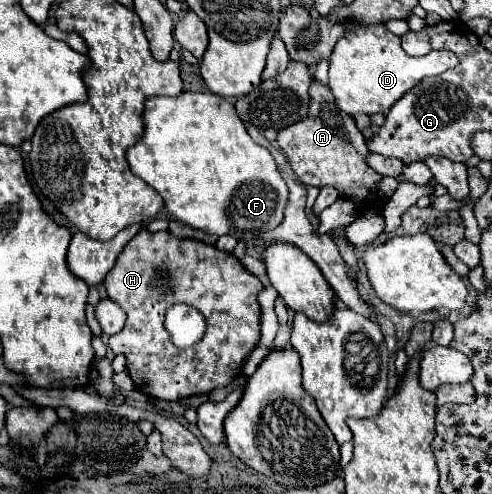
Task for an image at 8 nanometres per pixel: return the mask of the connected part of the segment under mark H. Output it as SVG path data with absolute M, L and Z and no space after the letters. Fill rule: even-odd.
M141 229L119 253L115 267L105 277L105 287L109 299L117 301L127 313L125 327L117 335L109 337L109 349L127 357L127 371L133 375L137 391L145 395L163 401L177 401L227 387L241 375L245 359L261 339L261 307L257 303L257 295L263 291L263 283L251 275L233 253L219 251L217 247L205 245L197 239L177 239L169 231L149 233L147 229ZM175 303L193 305L207 321L203 341L189 349L177 349L169 341L169 335L163 335L163 315Z

